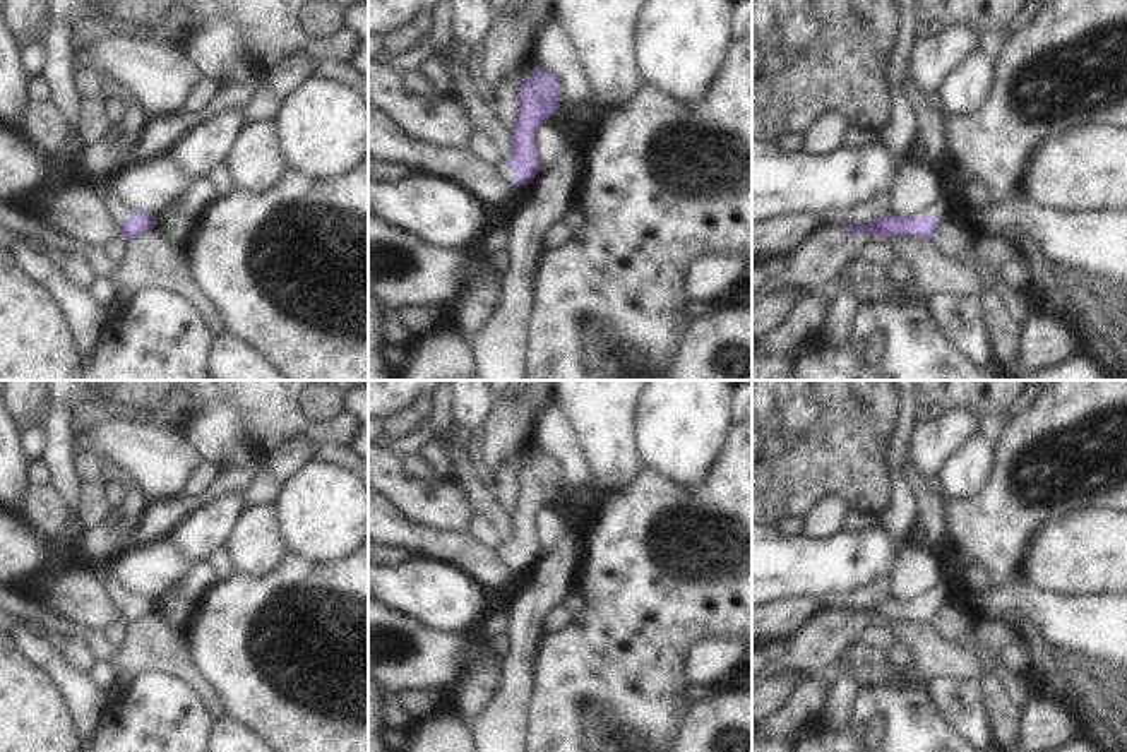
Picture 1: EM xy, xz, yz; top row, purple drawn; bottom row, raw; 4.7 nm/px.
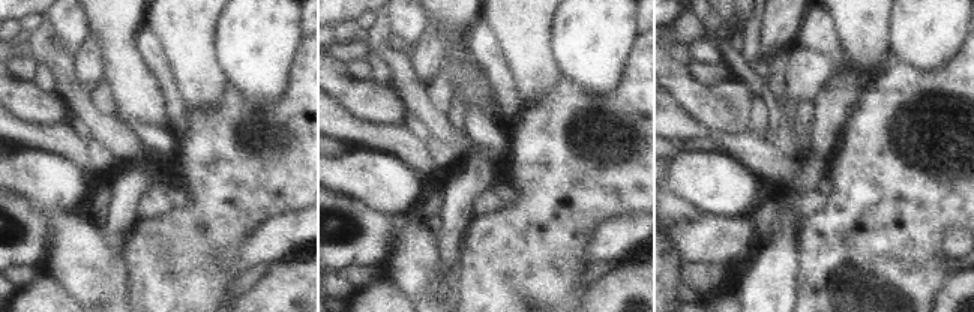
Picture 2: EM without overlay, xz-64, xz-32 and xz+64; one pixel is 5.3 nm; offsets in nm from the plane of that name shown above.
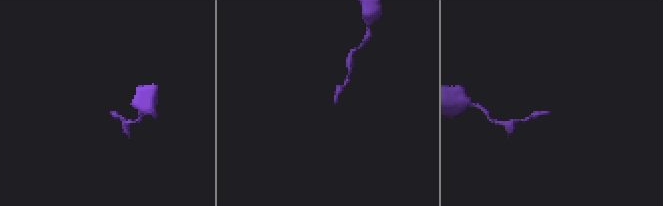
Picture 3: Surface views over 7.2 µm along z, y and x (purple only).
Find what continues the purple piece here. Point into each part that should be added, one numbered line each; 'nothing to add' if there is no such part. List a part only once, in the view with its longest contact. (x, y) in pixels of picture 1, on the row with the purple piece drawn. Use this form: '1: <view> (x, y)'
1: xz (504, 172)

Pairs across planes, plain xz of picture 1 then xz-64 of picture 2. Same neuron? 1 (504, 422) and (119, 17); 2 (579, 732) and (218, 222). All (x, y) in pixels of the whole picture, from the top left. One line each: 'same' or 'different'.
1: different
2: same

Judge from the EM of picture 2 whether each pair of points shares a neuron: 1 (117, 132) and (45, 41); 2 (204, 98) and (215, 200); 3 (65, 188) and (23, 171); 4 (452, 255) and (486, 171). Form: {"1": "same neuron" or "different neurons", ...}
{"1": "same neuron", "2": "different neurons", "3": "same neuron", "4": "same neuron"}

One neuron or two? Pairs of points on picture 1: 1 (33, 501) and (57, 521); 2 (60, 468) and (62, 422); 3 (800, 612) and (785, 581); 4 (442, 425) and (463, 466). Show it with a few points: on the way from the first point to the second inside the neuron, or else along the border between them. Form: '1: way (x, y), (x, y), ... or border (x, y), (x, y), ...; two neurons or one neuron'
1: way (38, 504), (52, 518); one neuron
2: way (60, 456), (60, 434); one neuron
3: border (833, 595), (788, 595), (769, 603); two neurons
4: way (444, 435), (458, 456); one neuron

